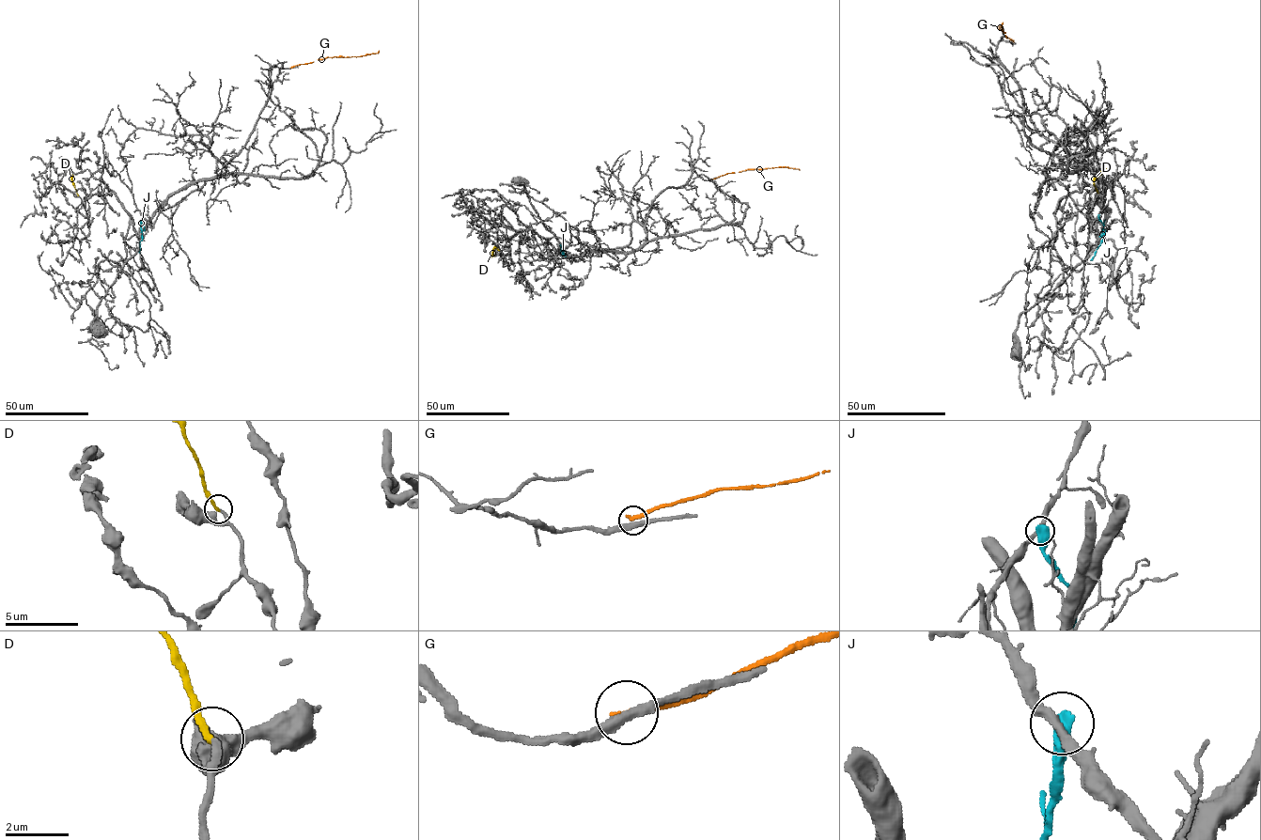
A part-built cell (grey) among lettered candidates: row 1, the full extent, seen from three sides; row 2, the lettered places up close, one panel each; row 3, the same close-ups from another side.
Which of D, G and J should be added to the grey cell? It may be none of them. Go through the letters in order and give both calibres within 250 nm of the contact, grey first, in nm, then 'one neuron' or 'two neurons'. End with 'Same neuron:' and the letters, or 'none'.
D: calibres 170 and 240 nm; one neuron
G: calibres 360 and 240 nm; two neurons
J: calibres 280 and 600 nm; two neurons
Same neuron: D

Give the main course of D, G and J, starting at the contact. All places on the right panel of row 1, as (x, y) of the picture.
D: (1097, 193), (1094, 179), (1106, 168)
G: (1014, 42), (999, 28), (1003, 23)
J: (1098, 216), (1103, 225), (1102, 241), (1090, 260)

